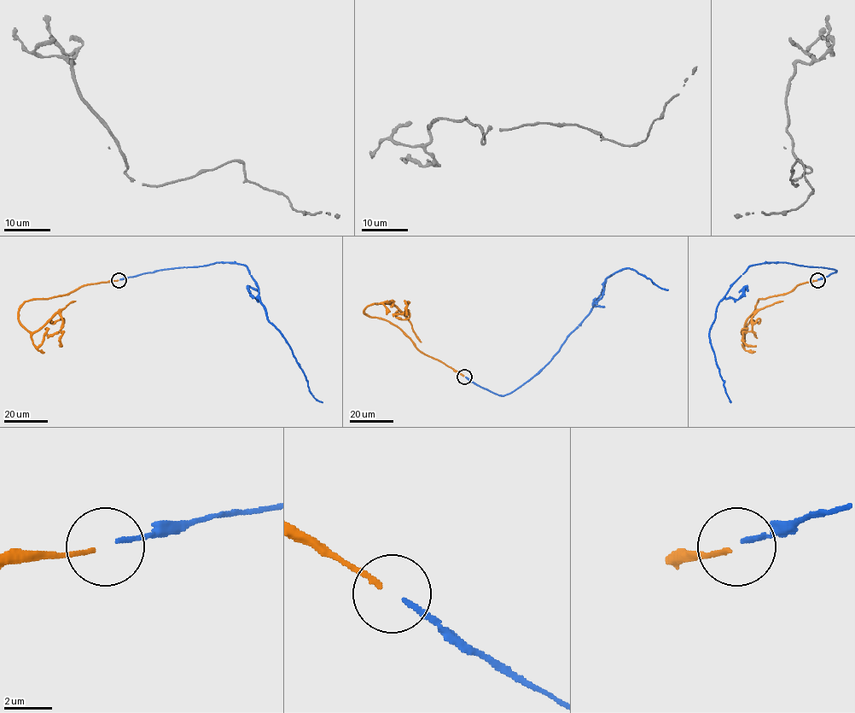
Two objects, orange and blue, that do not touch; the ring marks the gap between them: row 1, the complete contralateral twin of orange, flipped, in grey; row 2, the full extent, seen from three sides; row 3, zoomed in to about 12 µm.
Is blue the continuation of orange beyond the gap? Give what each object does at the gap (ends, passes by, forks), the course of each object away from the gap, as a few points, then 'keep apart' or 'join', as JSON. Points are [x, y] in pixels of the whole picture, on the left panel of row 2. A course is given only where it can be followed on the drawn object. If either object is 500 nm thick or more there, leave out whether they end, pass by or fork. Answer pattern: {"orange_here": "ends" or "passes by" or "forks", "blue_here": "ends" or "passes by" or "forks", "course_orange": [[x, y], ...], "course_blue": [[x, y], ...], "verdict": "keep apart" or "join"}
{"orange_here": "ends", "blue_here": "ends", "course_orange": [[118, 280], [86, 284], [70, 294], [24, 303], [18, 320], [31, 332], [59, 314], [62, 327], [60, 346]], "course_blue": [[119, 279], [158, 270], [220, 262], [244, 265], [258, 286], [267, 319], [292, 351], [309, 391], [322, 402]], "verdict": "join"}

